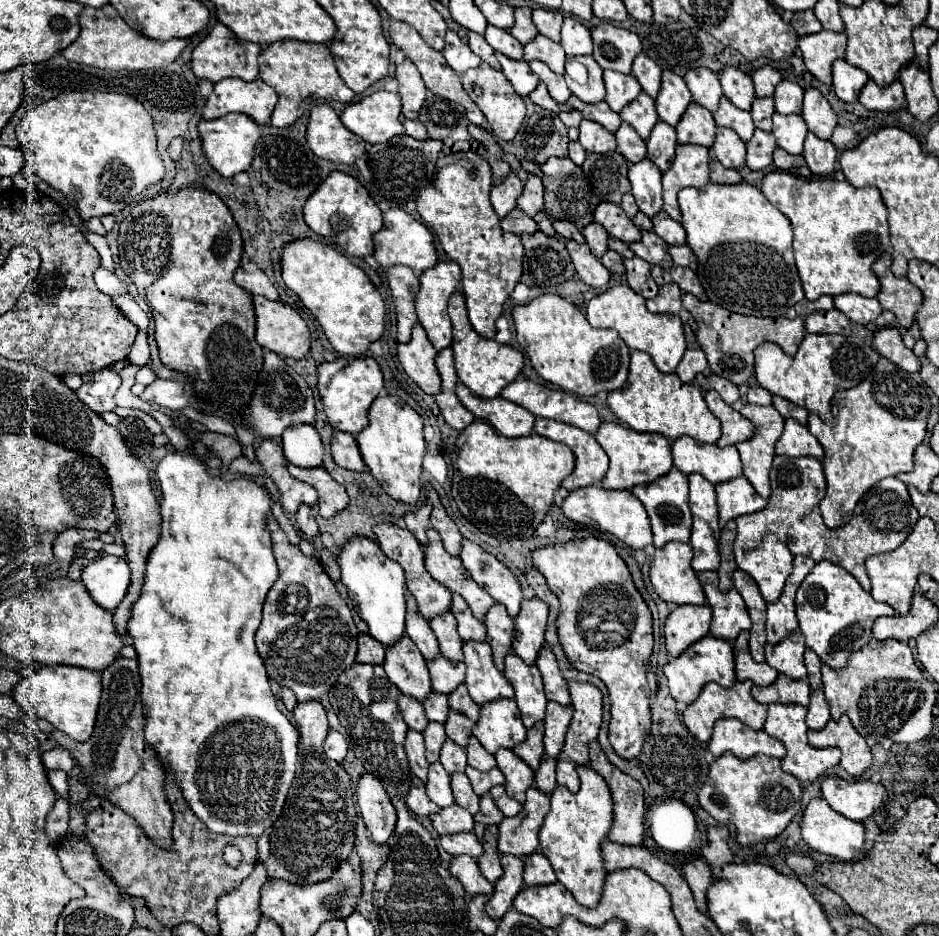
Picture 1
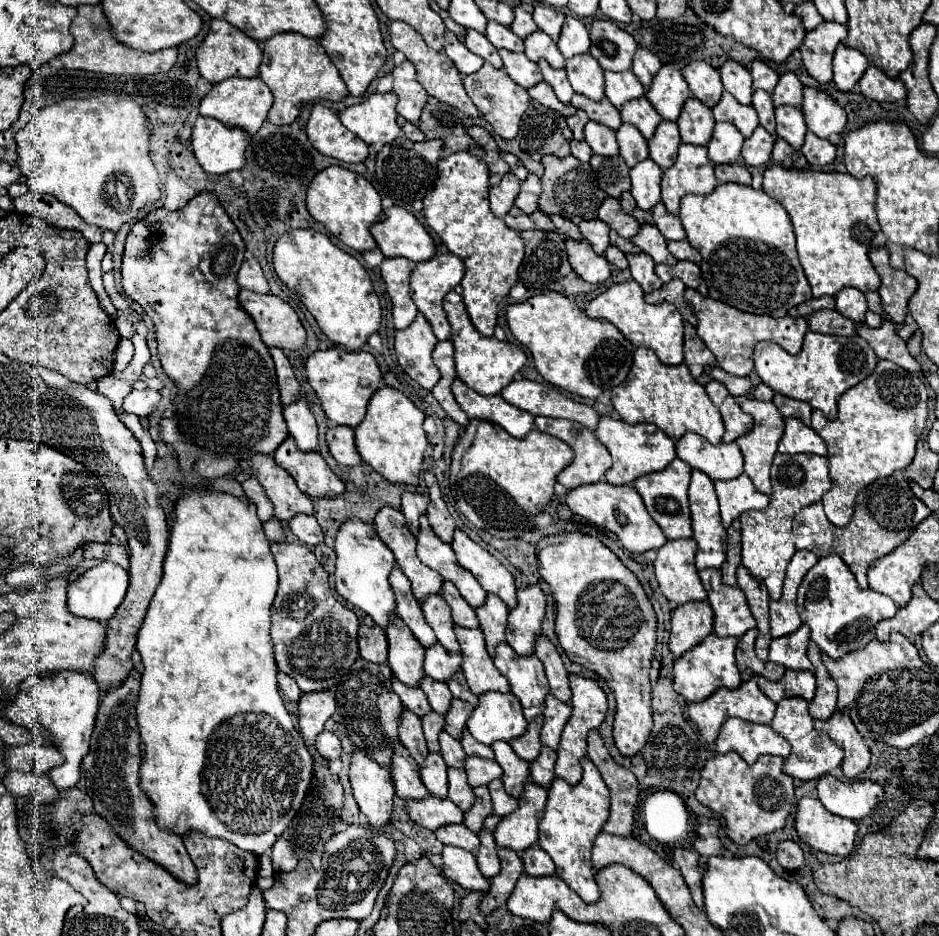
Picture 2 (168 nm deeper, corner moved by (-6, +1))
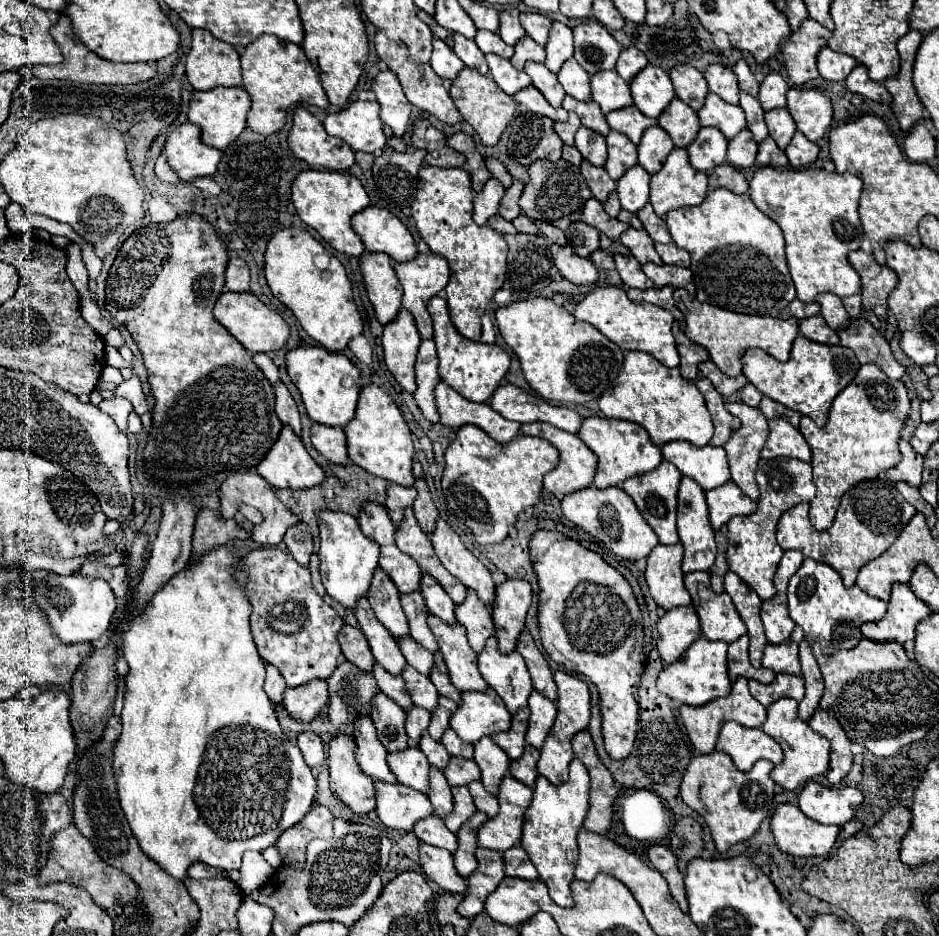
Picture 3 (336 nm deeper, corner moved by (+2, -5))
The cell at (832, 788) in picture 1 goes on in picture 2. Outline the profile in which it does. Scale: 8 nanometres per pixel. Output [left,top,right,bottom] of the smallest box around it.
[817,775,883,821]

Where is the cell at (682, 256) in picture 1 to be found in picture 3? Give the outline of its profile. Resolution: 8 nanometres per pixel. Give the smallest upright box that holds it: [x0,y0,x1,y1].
[655,243,689,267]

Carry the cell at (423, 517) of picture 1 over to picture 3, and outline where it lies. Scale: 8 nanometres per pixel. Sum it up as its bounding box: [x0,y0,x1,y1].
[385,483,417,525]

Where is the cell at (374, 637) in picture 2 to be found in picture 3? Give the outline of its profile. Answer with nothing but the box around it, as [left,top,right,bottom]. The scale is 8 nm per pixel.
[337,625,375,671]

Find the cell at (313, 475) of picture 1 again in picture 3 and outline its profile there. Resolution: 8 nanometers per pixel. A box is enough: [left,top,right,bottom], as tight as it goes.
[257,425,325,489]

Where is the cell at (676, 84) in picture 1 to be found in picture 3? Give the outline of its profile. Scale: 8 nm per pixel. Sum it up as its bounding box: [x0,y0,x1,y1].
[629,65,675,119]

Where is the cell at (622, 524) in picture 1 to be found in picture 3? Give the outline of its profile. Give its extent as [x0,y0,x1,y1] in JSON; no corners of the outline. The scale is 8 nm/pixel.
[561,487,659,561]

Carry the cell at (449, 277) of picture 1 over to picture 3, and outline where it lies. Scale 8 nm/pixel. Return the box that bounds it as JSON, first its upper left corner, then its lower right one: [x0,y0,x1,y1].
[393,253,449,339]

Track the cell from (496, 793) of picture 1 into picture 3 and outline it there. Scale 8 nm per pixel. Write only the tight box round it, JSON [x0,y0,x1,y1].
[469,781,499,817]

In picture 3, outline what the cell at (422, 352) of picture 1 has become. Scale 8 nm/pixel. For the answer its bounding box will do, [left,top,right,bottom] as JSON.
[383,309,421,393]

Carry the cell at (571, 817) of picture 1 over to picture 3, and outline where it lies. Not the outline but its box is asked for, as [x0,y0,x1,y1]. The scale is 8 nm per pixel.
[521,757,589,907]

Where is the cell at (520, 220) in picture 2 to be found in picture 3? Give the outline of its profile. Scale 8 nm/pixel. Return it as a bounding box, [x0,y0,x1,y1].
[489,215,517,235]

